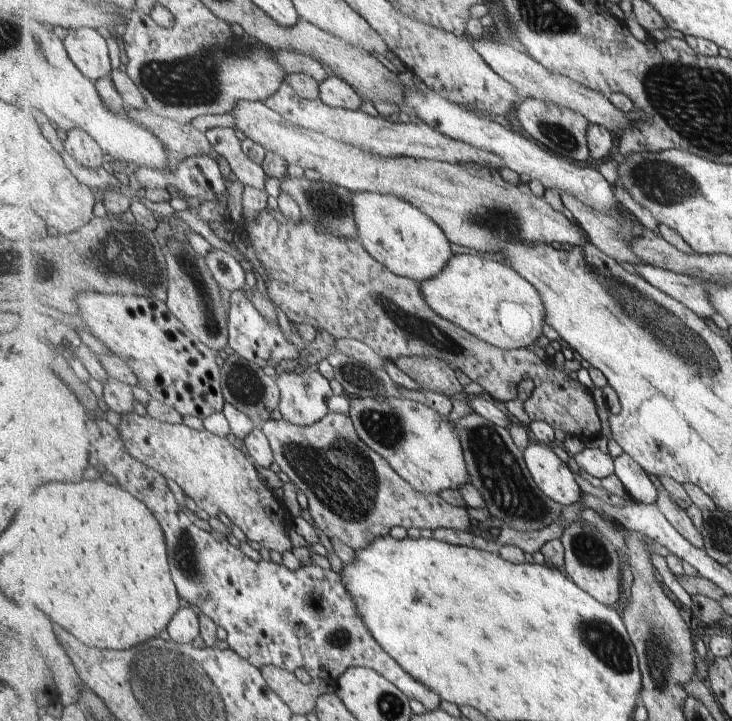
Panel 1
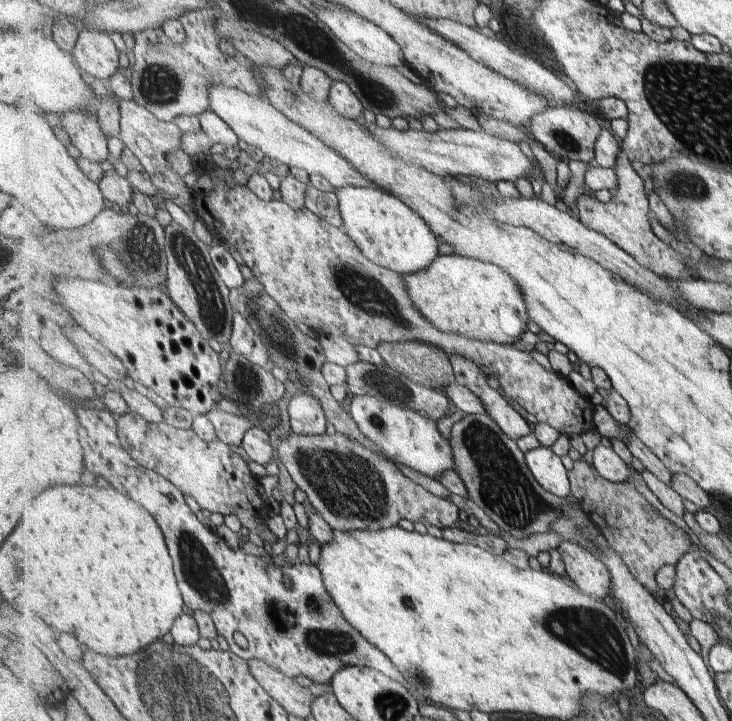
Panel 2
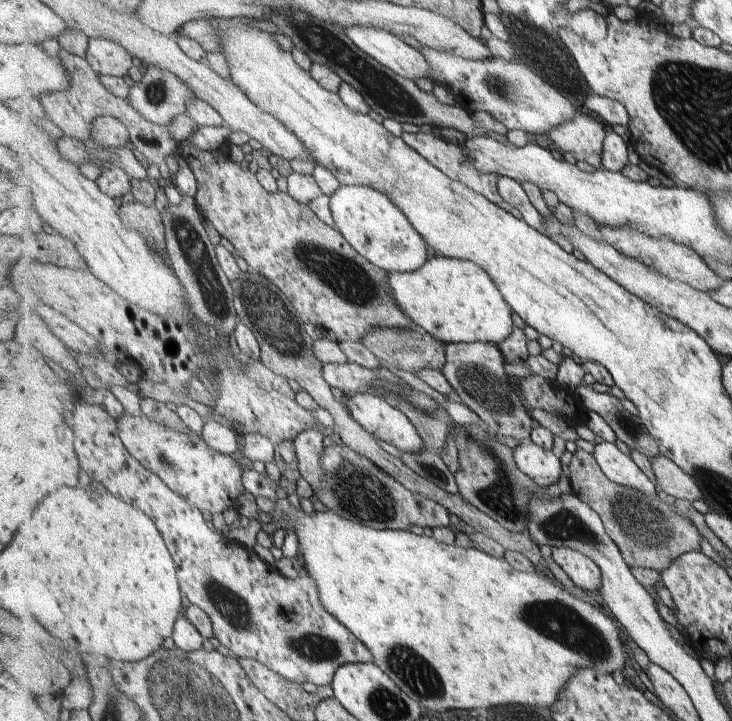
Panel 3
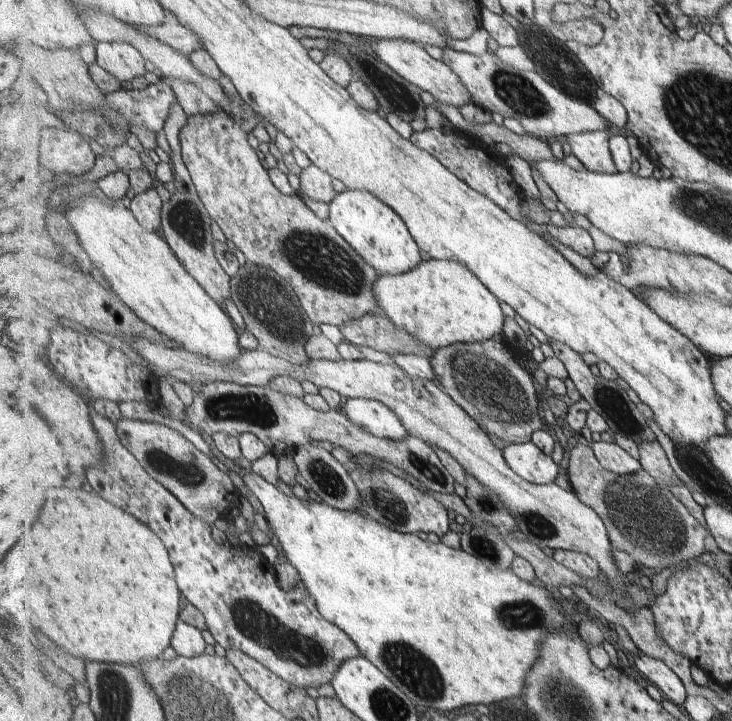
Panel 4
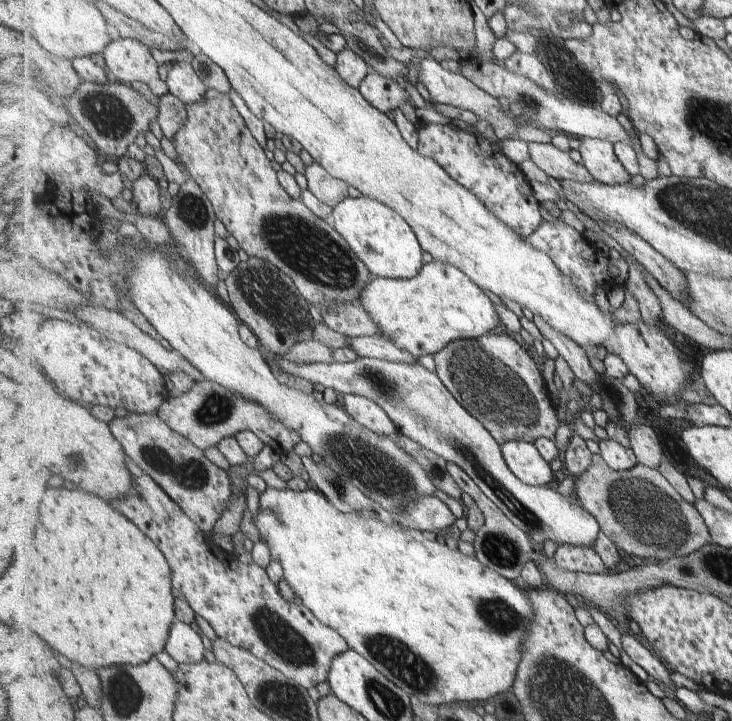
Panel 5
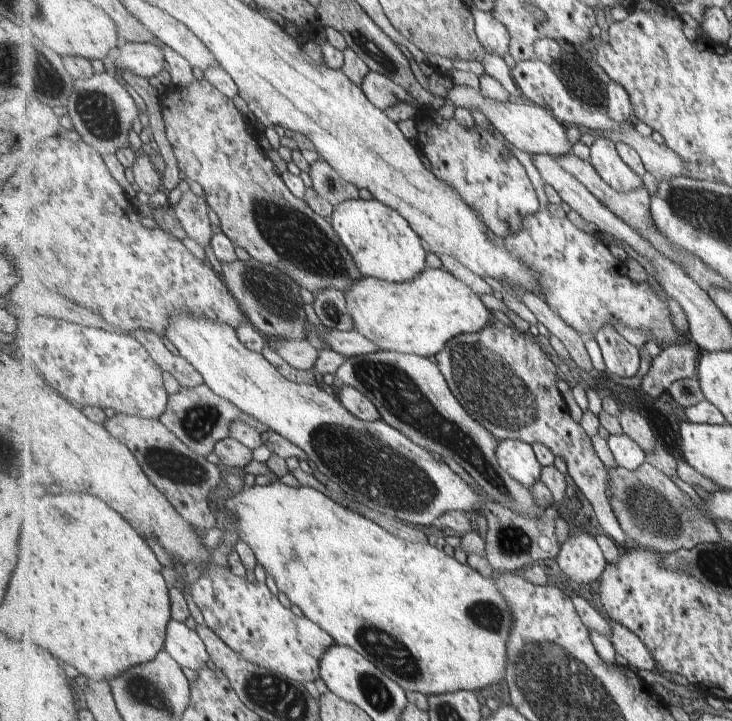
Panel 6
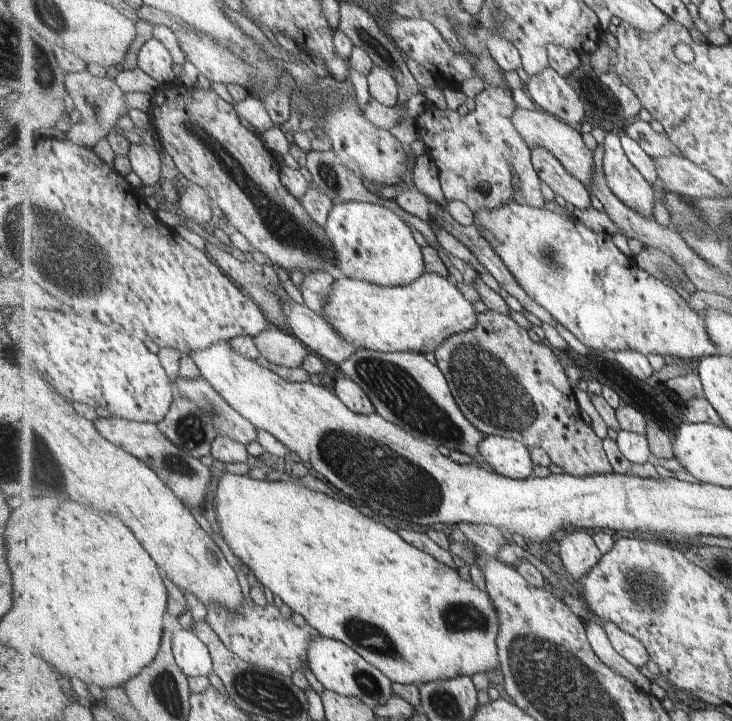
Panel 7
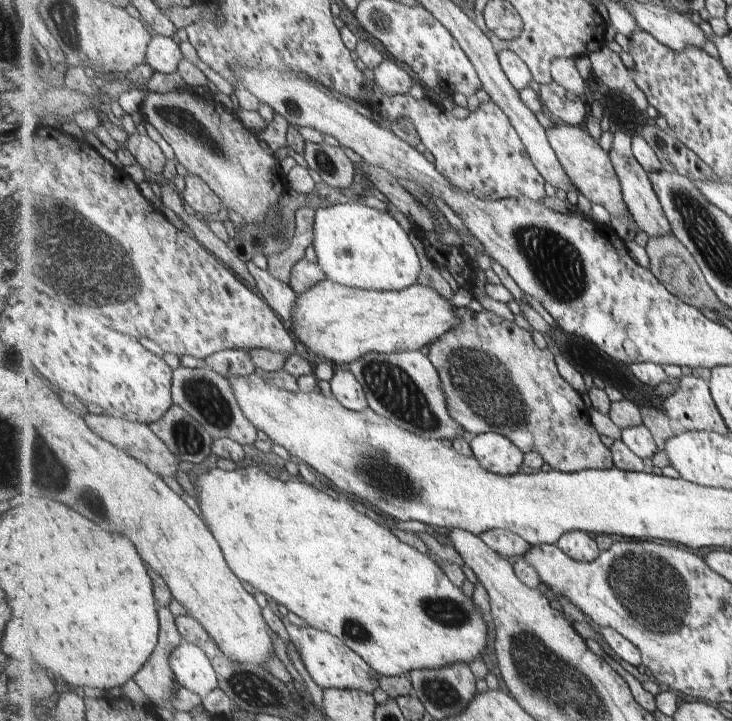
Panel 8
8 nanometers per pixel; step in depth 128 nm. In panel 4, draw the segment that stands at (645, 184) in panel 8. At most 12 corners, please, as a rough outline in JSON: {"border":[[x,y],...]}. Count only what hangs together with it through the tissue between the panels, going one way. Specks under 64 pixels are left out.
{"border":[[610,133],[567,136],[571,152],[588,171],[618,173]]}

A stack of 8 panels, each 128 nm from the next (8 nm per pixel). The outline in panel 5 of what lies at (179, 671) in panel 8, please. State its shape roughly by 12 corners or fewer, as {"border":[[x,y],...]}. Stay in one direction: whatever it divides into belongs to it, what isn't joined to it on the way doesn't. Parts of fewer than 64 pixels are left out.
{"border":[[177,620],[166,652],[178,665],[202,662],[204,637]]}

